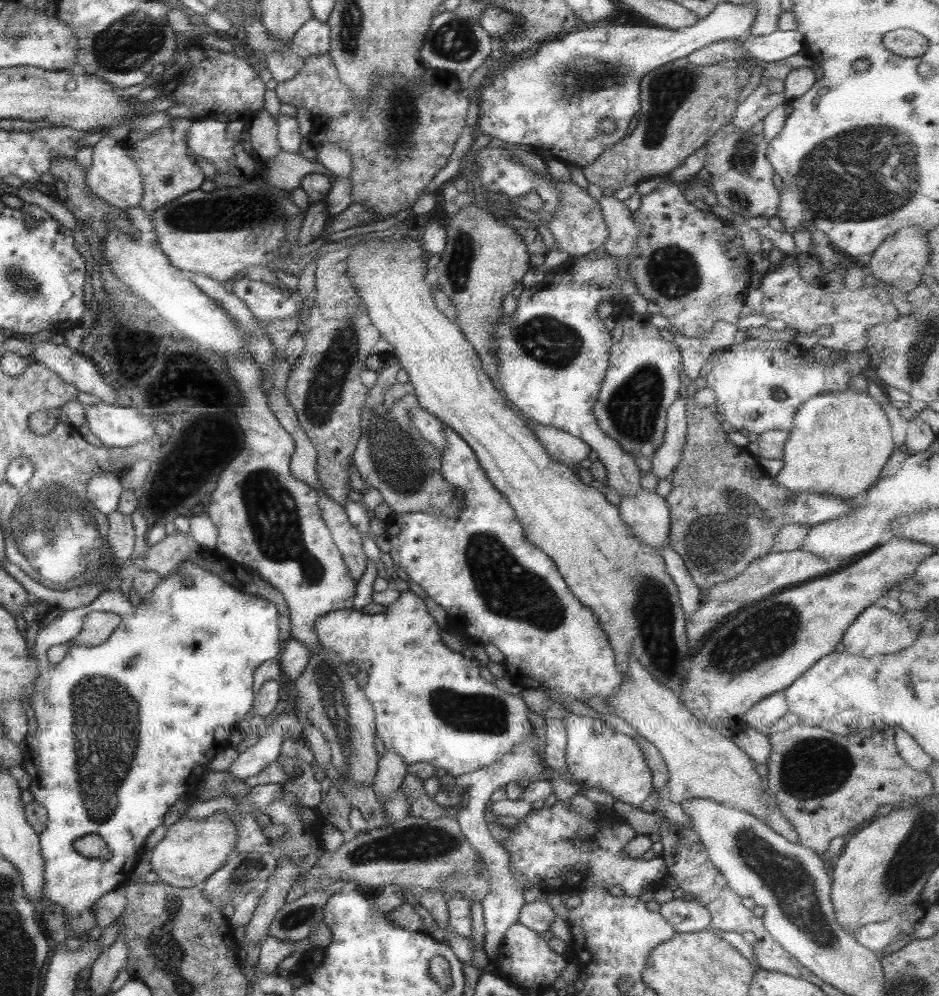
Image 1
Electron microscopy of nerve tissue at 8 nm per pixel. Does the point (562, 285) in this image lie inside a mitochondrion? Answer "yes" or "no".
no

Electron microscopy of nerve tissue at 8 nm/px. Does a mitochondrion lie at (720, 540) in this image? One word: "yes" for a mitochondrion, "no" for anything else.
yes

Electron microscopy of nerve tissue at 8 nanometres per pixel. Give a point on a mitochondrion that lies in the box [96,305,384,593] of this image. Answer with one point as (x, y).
(274, 515)

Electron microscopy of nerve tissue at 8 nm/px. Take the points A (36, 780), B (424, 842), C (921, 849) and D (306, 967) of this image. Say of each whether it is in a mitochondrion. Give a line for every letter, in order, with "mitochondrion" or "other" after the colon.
A: other
B: mitochondrion
C: mitochondrion
D: other

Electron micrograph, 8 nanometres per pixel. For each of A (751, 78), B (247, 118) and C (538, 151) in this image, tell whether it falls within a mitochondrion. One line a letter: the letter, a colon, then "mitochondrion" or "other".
A: other
B: other
C: other

